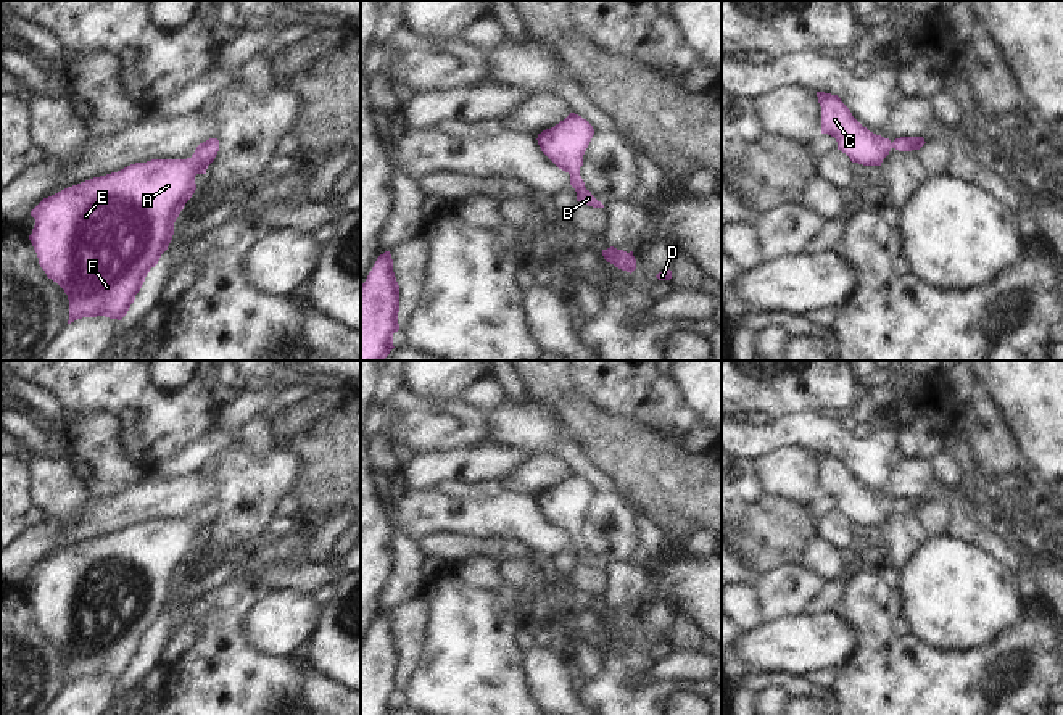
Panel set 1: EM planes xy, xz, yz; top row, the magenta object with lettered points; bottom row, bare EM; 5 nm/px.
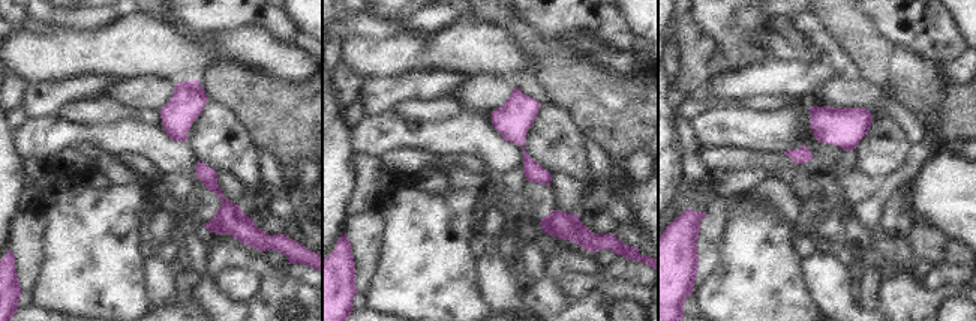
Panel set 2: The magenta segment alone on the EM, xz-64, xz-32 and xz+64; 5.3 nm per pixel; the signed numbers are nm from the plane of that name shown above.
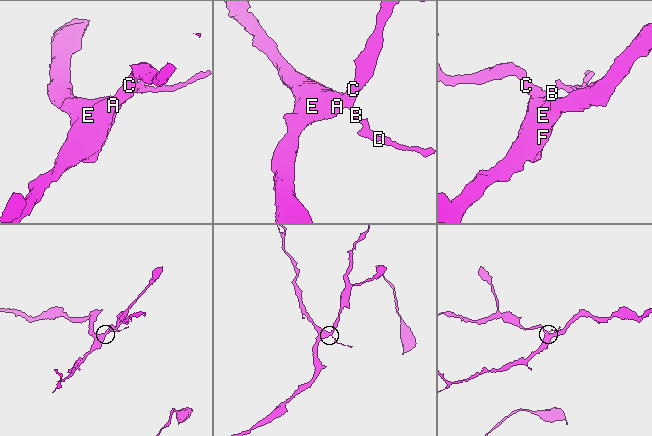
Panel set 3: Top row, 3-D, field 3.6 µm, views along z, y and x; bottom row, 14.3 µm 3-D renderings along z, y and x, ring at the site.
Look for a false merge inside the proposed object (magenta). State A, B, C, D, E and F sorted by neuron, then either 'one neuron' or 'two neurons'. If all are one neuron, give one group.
A B C D E F | one neuron

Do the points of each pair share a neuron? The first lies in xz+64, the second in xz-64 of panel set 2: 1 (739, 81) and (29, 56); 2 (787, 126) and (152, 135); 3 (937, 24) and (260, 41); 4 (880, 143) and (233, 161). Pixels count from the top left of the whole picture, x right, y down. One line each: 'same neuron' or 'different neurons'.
1: different neurons
2: same neuron
3: different neurons
4: same neuron

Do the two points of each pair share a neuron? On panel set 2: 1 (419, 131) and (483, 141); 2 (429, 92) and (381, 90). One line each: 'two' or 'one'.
1: one
2: one

